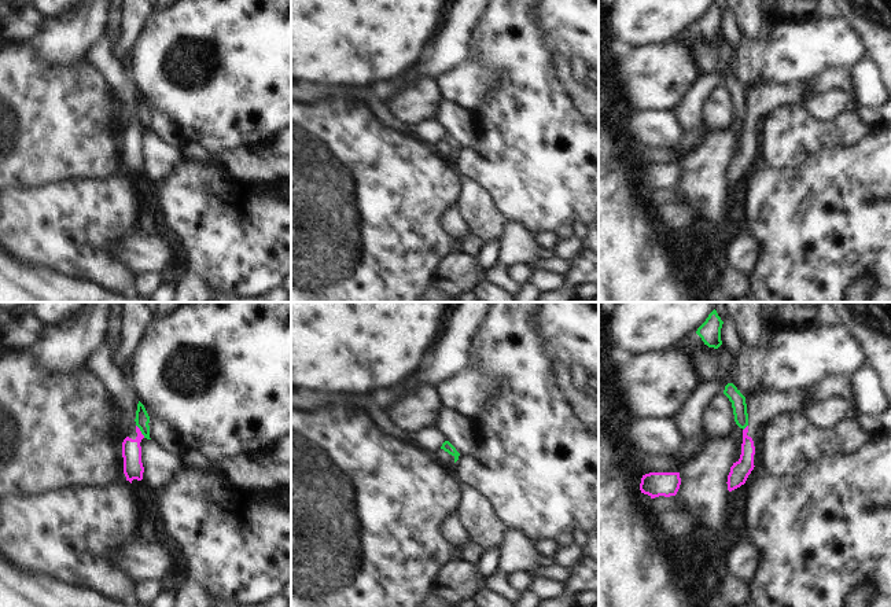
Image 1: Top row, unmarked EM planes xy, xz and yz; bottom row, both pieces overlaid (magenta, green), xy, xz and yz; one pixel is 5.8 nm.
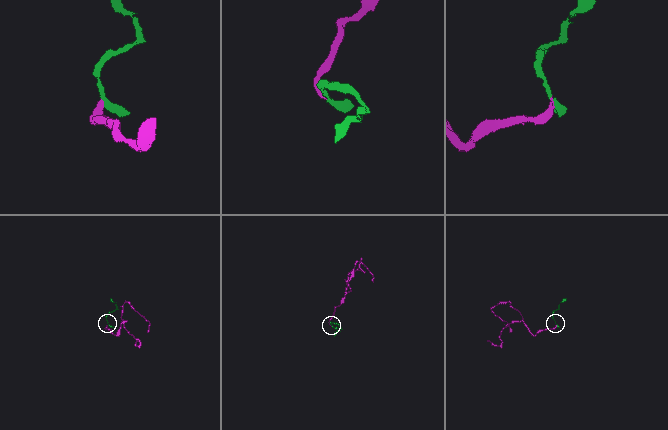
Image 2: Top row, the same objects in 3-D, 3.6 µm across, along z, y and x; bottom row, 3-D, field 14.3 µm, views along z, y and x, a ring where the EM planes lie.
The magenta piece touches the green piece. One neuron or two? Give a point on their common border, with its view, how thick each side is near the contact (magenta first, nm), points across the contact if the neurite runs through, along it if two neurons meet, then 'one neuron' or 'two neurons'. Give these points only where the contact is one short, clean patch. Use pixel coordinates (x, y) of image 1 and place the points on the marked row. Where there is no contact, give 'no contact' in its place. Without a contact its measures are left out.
meets magenta in xy at (140, 431); 120 nm thick on the magenta side, 80 nm on the other; border along xy (136, 425), (144, 437); two neurons

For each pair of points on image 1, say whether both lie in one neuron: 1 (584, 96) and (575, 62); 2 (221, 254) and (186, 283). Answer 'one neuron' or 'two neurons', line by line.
1: two neurons
2: two neurons

